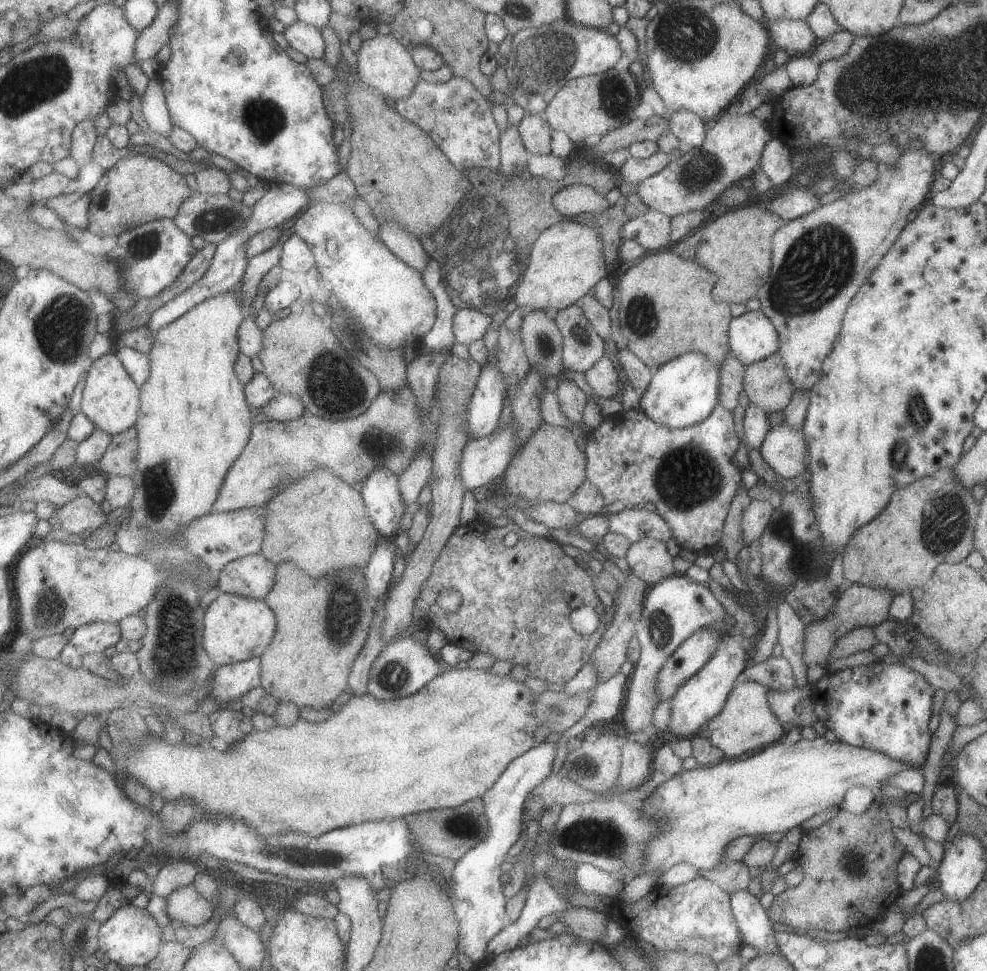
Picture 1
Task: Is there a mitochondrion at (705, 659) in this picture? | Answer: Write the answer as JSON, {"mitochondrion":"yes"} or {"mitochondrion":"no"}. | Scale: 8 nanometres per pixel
{"mitochondrion":"no"}

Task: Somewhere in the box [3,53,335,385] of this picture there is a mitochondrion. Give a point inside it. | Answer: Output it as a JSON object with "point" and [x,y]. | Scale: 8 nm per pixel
{"point":[61,329]}

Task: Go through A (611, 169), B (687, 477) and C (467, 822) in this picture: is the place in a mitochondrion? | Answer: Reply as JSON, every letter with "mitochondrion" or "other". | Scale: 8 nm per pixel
{"A":"other","B":"mitochondrion","C":"mitochondrion"}

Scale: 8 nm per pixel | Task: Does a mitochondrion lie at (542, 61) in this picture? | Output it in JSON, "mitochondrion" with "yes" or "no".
{"mitochondrion":"yes"}

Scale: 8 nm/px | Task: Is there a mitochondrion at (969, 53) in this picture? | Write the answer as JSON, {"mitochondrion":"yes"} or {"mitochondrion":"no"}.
{"mitochondrion":"yes"}

